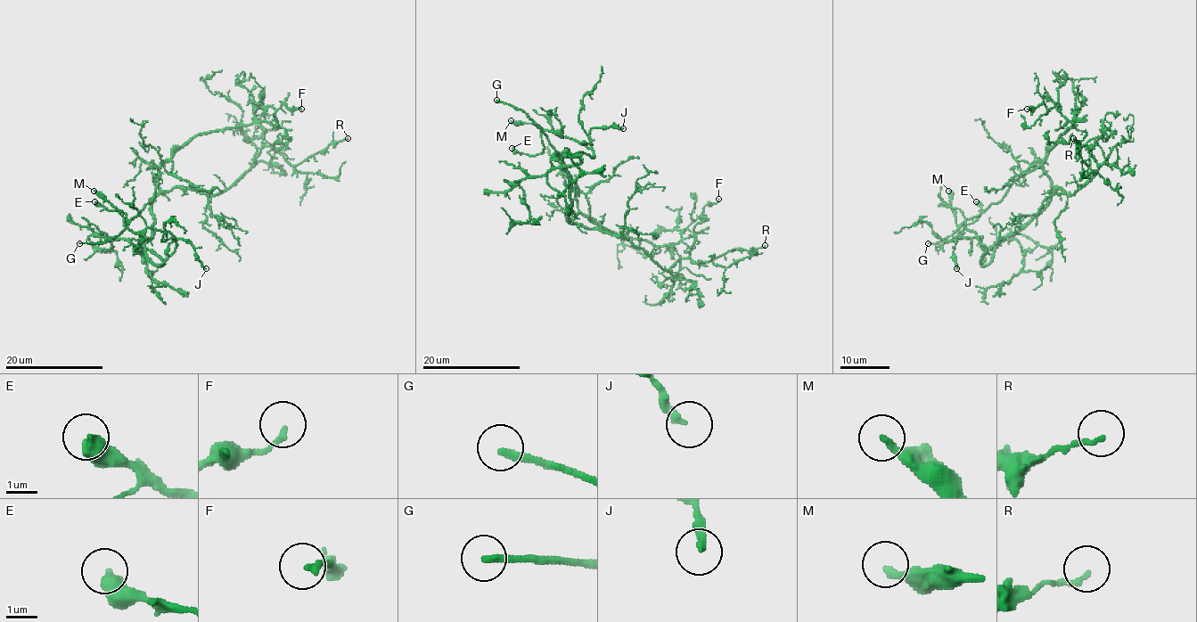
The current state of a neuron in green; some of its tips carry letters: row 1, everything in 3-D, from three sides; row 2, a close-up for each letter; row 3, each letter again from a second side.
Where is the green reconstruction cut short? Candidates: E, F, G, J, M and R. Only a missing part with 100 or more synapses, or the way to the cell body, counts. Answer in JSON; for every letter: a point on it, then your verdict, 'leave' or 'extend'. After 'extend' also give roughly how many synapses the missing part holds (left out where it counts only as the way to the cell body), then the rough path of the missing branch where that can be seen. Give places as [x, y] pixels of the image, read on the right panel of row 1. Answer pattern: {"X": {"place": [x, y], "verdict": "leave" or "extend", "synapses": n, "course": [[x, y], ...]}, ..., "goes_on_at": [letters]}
{"E": {"place": [976, 201], "verdict": "leave"}, "F": {"place": [1027, 109], "verdict": "leave"}, "G": {"place": [928, 243], "verdict": "extend", "course": [[928, 243], [911, 274], [906, 278], [901, 272], [907, 274]]}, "J": {"place": [956, 268], "verdict": "leave"}, "M": {"place": [948, 191], "verdict": "leave"}, "R": {"place": [1073, 138], "verdict": "leave"}, "goes_on_at": ["G"]}

